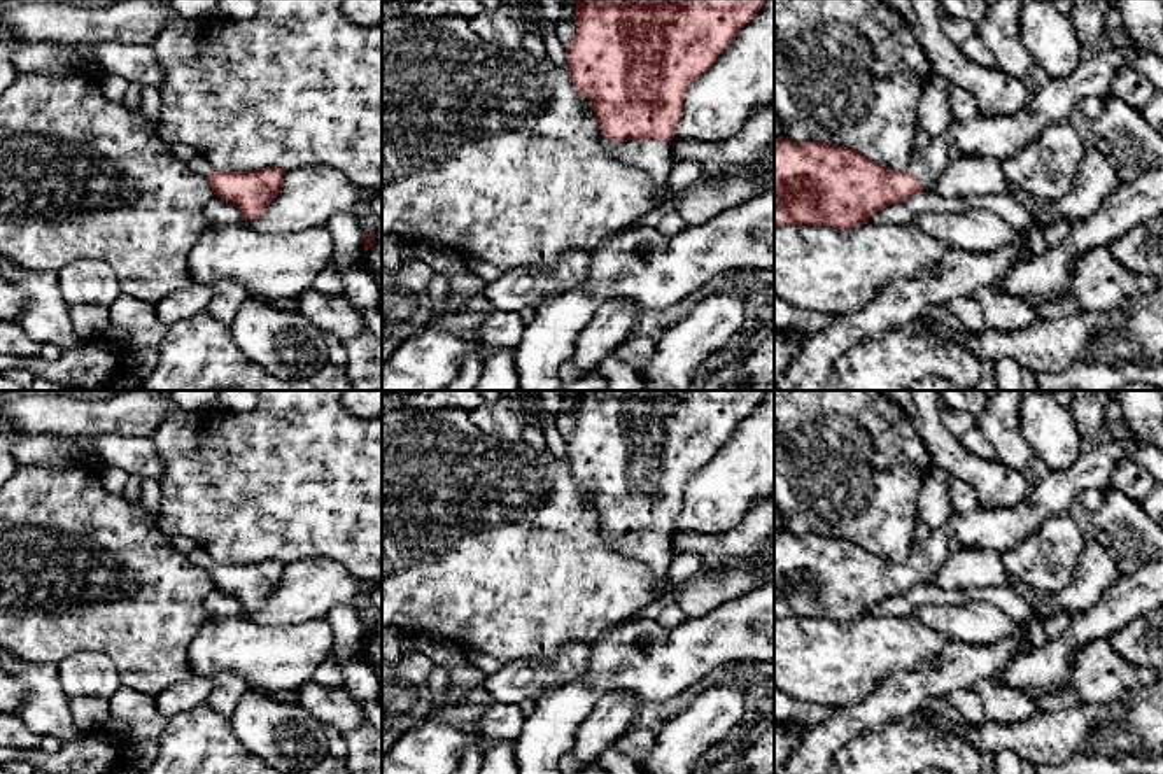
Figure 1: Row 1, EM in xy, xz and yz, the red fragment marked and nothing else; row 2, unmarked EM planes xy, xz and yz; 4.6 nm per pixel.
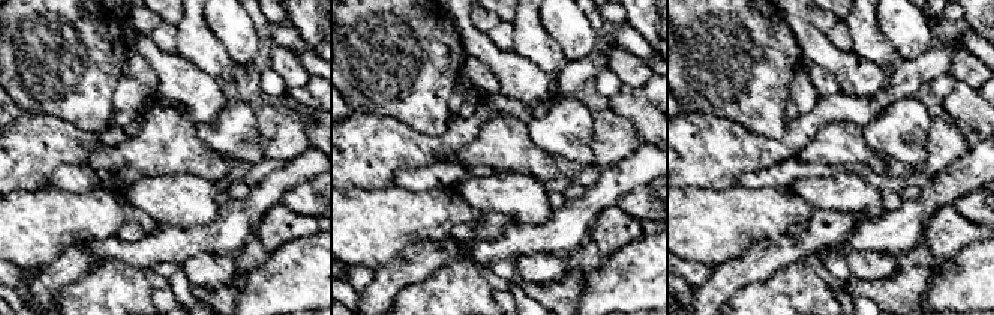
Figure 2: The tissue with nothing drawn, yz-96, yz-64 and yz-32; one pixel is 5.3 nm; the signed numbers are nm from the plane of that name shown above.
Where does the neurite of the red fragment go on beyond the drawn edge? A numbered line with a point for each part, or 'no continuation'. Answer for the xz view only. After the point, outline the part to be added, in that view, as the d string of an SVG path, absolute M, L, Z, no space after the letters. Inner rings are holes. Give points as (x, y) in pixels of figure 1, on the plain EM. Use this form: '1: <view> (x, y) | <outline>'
1: xz (654, 550) | M603 527L603 539L610 550L625 559L643 564L653 587L657 587L659 581L667 576L667 569L676 555L673 545L669 543L669 534L615 534Z

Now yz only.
1: yz (1002, 529) | M1126 431L1117 438L1105 436L1100 441L1086 445L1074 466L1060 473L1051 473L1046 469L1032 487L1032 494L1018 506L1002 510L977 508L967 515L953 513L948 522L932 531L927 539L914 541L913 552L906 564L921 574L923 583L932 585L939 569L955 552L993 550L1002 555L1012 550L1025 538L1032 536L1049 517L1065 513L1079 492L1086 489L1105 489L1116 464L1121 459L1126 459L1130 450L1138 443L1144 441L1140 441L1131 431Z

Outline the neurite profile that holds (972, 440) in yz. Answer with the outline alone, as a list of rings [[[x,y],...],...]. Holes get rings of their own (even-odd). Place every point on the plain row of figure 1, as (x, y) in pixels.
[[[977,426],[960,436],[960,443],[974,455],[997,461],[997,454]]]

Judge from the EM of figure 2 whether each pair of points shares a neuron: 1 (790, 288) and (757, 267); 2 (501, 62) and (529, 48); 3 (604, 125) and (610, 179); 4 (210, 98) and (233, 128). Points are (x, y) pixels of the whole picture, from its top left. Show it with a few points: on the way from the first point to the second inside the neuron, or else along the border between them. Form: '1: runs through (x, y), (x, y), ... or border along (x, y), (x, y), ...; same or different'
1: border along (801, 258), (738, 288); different
2: border along (513, 51), (547, 74); different
3: border along (639, 146), (633, 153), (607, 168); different
4: border along (231, 101), (219, 113), (215, 123), (195, 126); different

